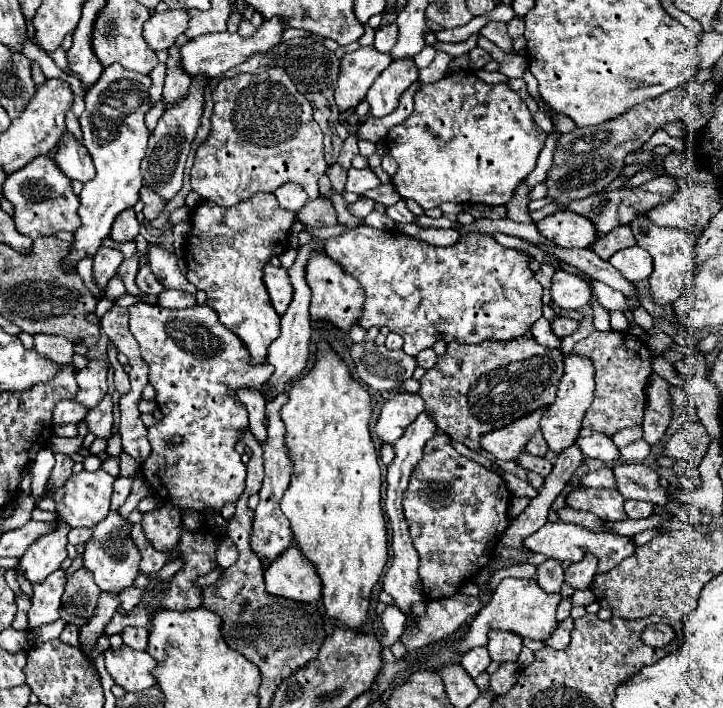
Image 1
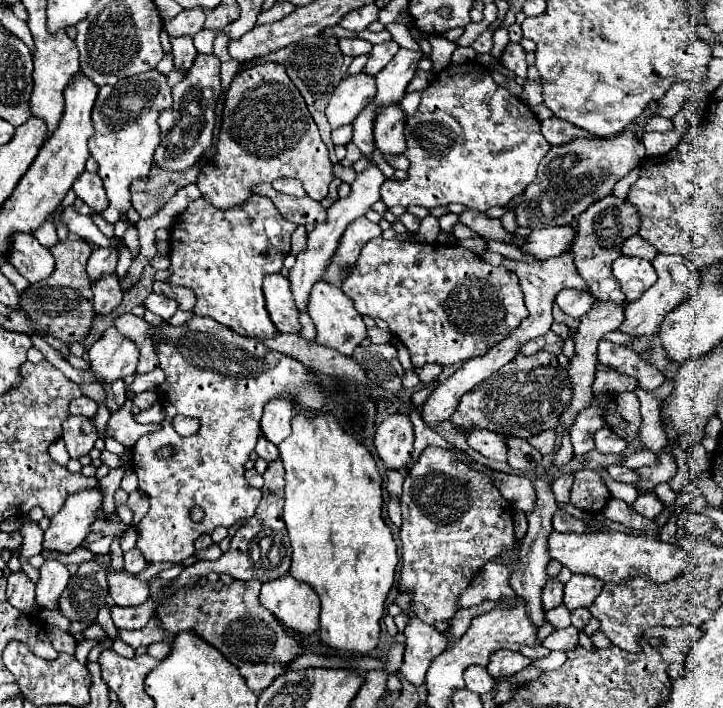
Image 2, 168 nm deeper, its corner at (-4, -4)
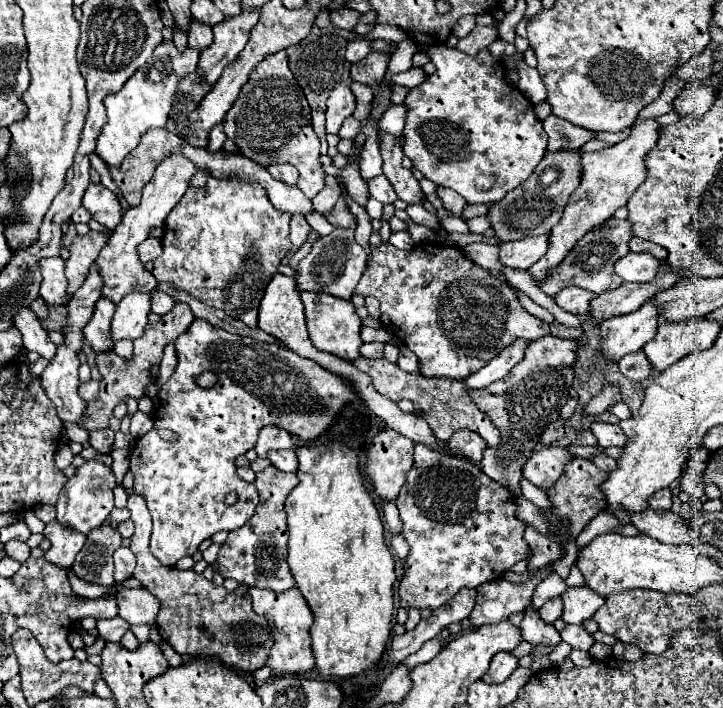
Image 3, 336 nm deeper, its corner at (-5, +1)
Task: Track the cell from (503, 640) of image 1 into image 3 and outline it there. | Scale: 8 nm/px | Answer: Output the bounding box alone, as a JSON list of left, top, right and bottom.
[482,652,518,682]

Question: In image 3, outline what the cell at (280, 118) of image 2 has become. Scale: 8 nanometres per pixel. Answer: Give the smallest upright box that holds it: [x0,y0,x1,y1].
[224,50,326,198]

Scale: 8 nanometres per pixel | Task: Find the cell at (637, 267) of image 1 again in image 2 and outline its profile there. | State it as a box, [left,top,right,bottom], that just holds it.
[613,255,657,301]

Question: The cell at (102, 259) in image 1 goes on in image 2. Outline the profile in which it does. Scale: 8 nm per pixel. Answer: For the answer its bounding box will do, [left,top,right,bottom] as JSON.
[93,275,123,315]

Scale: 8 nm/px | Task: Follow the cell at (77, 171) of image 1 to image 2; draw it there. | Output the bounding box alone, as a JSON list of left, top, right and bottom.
[73,173,107,213]

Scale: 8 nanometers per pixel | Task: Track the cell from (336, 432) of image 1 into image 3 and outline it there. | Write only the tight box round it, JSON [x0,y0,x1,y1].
[286,442,394,678]

